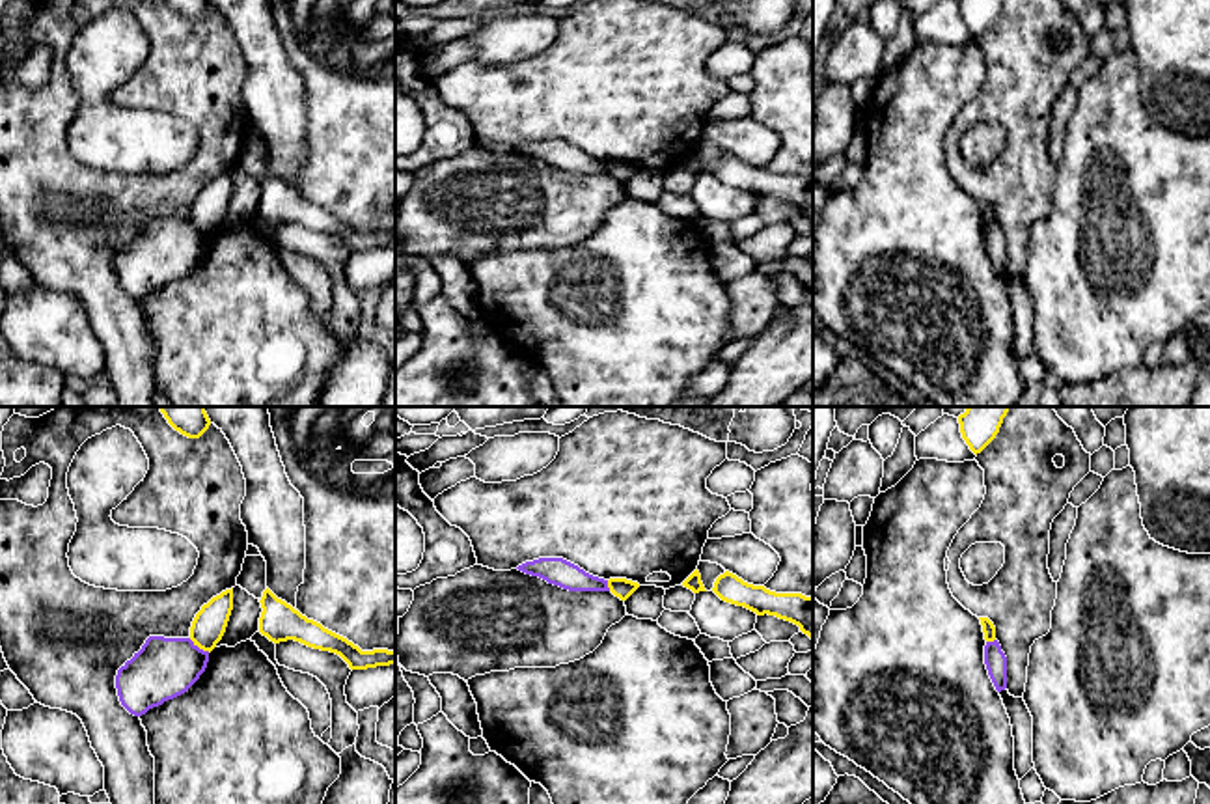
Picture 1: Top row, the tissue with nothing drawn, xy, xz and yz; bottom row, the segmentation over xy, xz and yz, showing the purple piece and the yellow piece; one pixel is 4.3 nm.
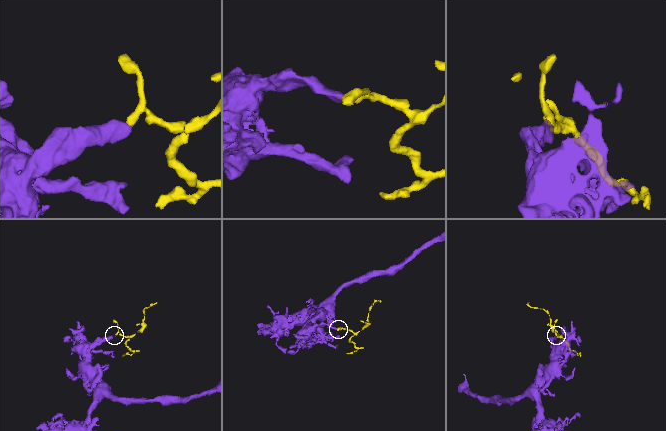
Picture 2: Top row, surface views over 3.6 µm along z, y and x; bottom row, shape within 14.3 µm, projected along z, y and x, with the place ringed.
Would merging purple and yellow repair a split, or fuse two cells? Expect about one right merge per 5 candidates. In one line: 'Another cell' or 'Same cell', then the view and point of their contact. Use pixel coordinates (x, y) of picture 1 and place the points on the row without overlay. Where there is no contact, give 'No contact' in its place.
Another cell. Touches purple at xy (198, 230)

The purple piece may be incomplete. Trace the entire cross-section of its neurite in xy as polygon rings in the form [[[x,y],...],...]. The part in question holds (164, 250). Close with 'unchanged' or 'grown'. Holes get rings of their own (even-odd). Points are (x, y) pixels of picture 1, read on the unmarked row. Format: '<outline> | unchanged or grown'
[[[149,218],[116,257],[121,287],[134,298],[185,276],[205,254],[209,233],[190,220]]] | unchanged

